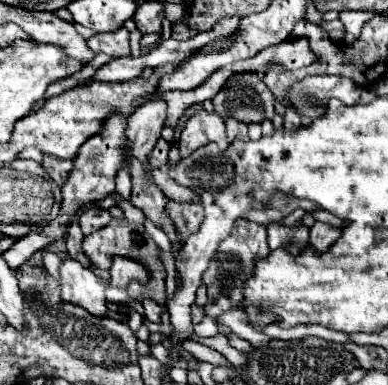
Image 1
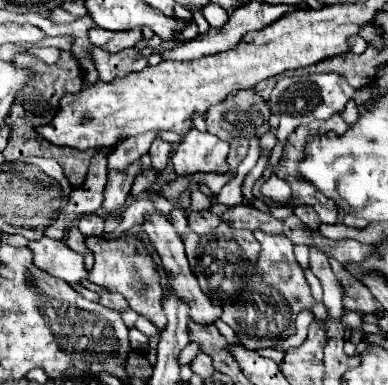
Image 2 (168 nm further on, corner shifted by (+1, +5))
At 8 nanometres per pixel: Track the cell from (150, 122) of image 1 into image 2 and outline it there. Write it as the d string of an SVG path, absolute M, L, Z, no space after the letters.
M135 160L125 172L109 170L107 184L103 190L103 206L101 206L103 216L115 216L121 212L137 174L141 174L141 162L139 160Z

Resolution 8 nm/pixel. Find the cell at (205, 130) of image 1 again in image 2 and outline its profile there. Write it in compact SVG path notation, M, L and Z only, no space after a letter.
M191 129L181 140L171 156L171 164L177 176L191 174L227 174L228 142L217 136Z

